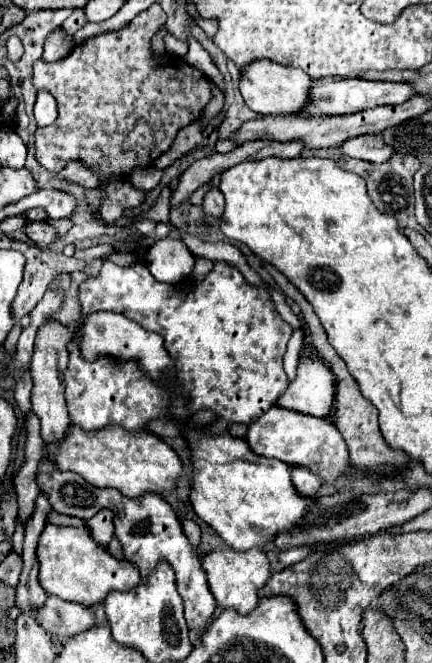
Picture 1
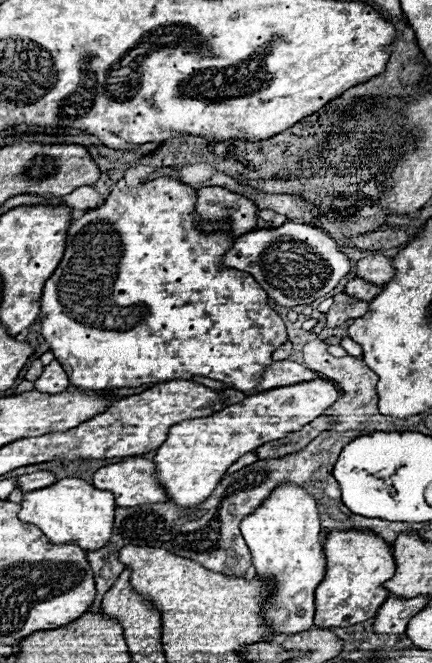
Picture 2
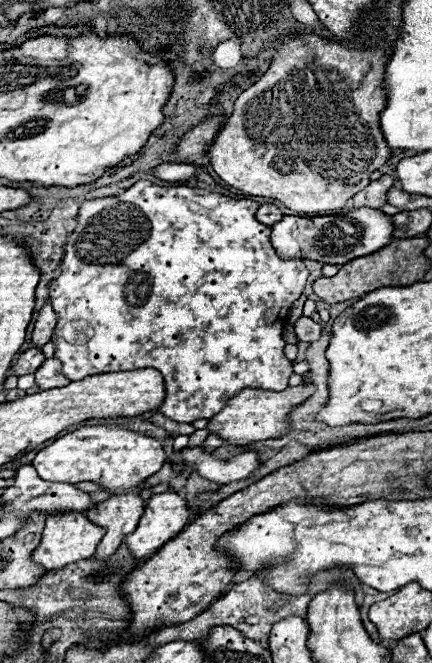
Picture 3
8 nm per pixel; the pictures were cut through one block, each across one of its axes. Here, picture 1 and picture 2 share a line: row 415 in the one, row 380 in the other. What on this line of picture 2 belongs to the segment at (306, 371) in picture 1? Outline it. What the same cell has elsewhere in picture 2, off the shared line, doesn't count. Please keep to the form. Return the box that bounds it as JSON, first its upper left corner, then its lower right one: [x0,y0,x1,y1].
[156,378,340,508]

